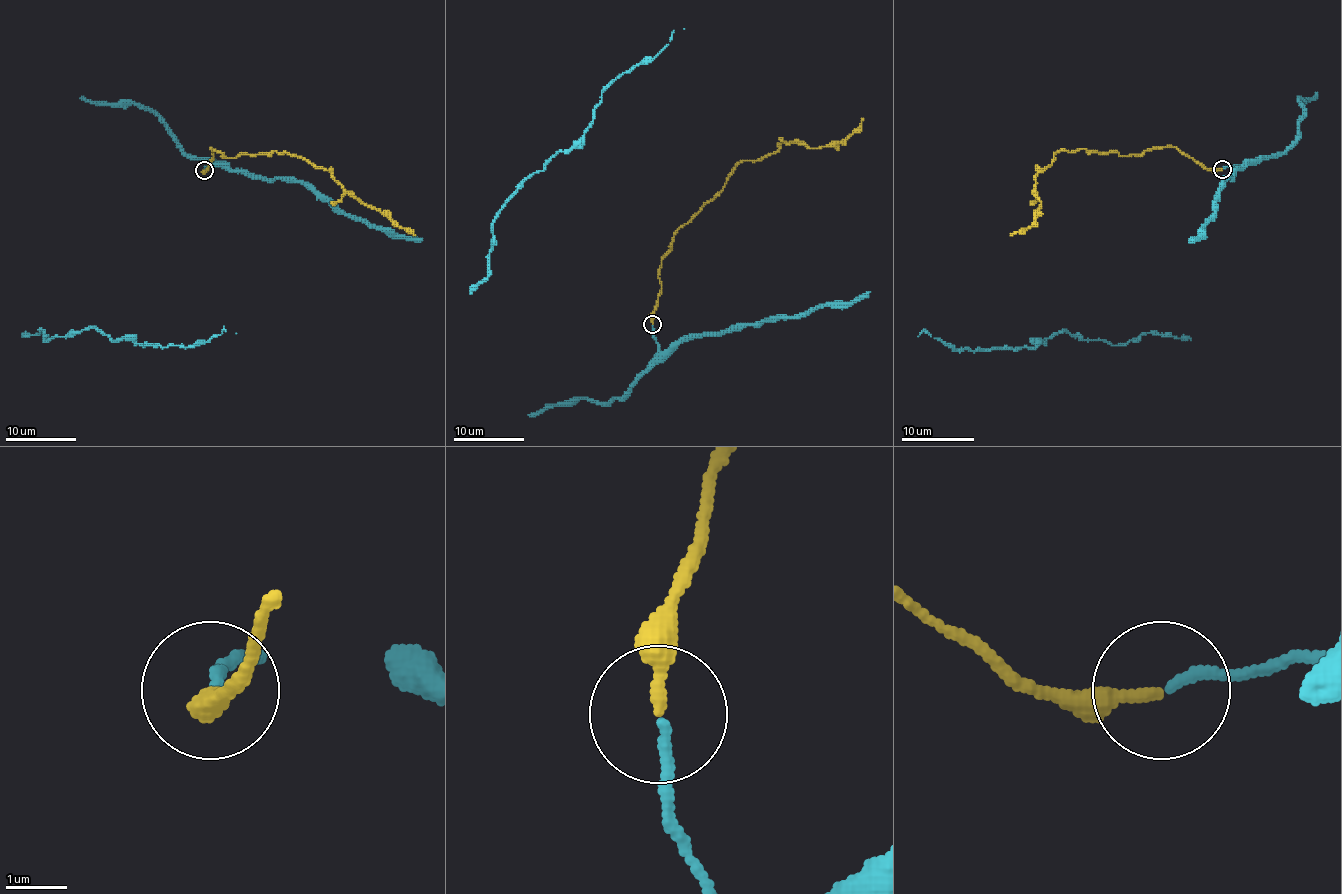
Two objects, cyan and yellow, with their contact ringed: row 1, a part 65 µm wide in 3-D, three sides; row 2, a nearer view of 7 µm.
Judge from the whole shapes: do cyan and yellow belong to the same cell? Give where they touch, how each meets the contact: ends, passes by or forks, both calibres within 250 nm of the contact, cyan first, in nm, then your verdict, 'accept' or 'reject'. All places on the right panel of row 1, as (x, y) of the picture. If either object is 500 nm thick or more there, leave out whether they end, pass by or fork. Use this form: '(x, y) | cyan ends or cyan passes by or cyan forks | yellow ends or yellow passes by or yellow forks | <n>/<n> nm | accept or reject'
(1222, 169) | cyan ends | yellow ends | 160/220 nm | accept

